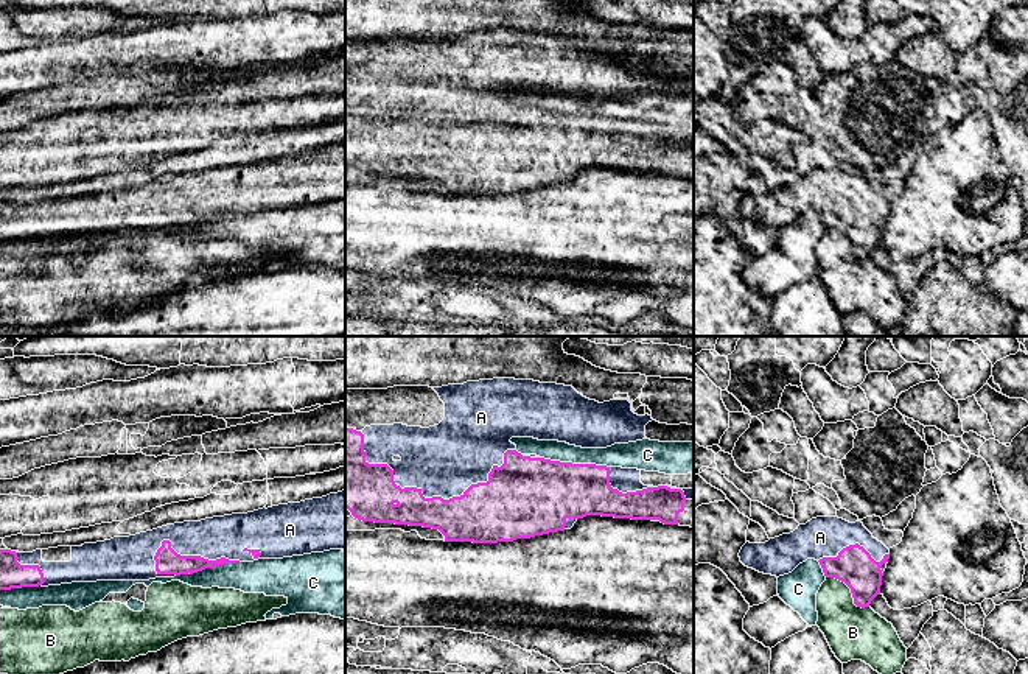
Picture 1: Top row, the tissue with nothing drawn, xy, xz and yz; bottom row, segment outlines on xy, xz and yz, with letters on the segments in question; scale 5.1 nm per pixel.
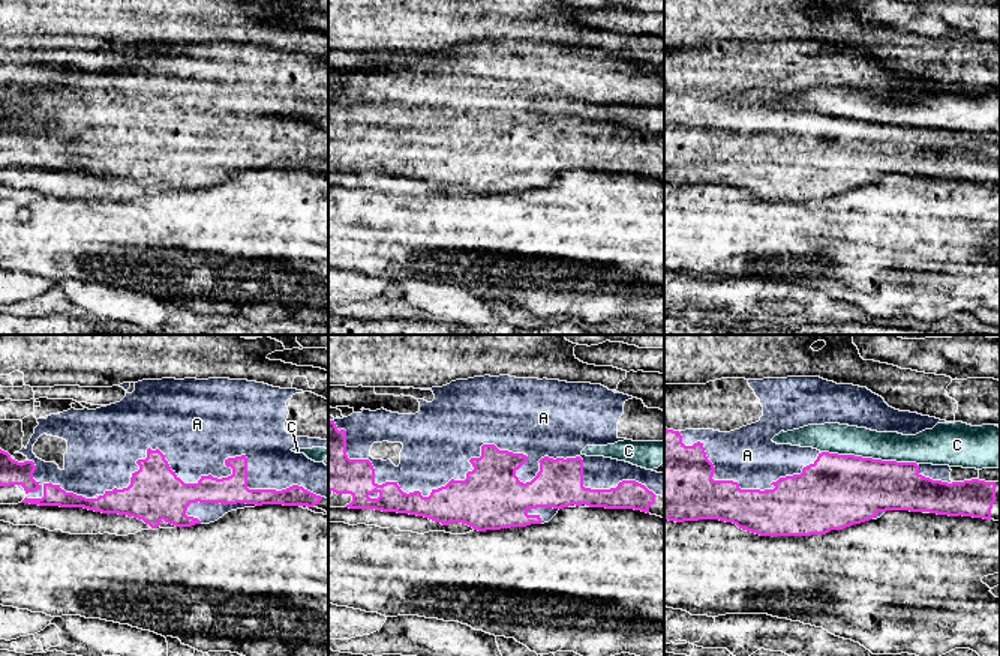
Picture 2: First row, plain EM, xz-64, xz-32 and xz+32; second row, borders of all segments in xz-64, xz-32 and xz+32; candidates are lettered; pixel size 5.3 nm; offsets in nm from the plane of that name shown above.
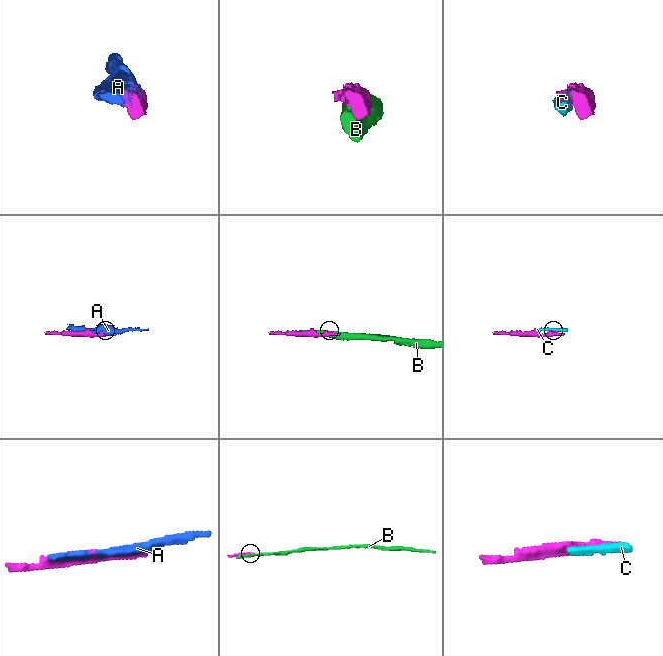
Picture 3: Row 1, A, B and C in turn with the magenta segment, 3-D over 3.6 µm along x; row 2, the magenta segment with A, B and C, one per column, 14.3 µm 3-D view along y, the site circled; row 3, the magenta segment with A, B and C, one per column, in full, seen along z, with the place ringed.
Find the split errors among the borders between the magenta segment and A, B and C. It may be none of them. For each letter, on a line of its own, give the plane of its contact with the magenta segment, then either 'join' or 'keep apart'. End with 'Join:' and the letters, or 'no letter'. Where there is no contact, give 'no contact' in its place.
A: meets magenta in xz; join
B: meets magenta in yz; keep apart
C: meets magenta in xz; keep apart
Join: A

